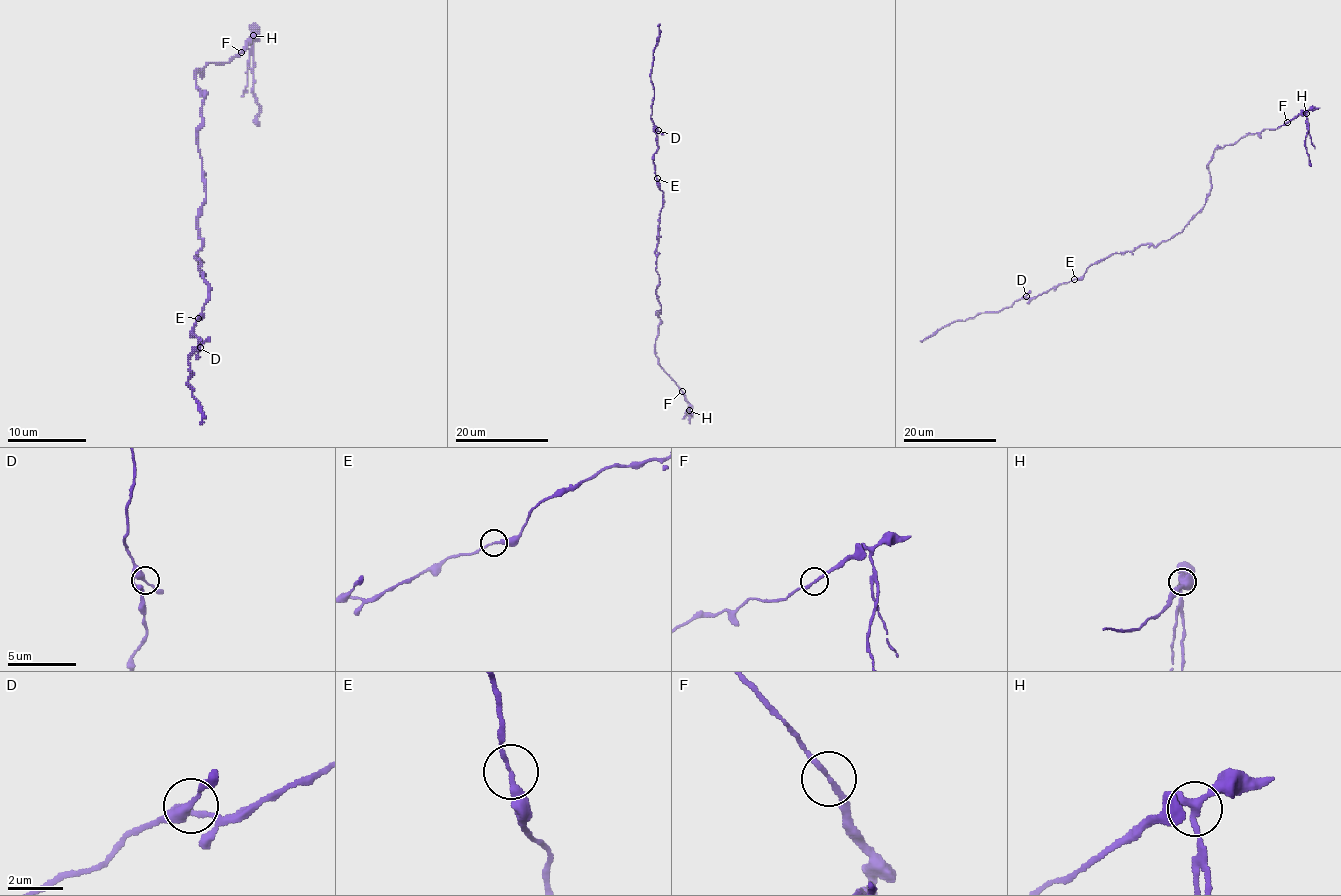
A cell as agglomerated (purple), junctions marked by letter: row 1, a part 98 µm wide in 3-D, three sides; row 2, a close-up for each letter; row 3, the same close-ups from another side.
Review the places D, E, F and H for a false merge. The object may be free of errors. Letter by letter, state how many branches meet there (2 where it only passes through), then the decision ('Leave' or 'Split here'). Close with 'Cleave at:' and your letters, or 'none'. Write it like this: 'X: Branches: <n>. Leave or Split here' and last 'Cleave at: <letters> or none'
D: Branches: 3. Leave
E: Branches: 2. Leave
F: Branches: 2. Leave
H: Branches: 3. Split here
Cleave at: H

